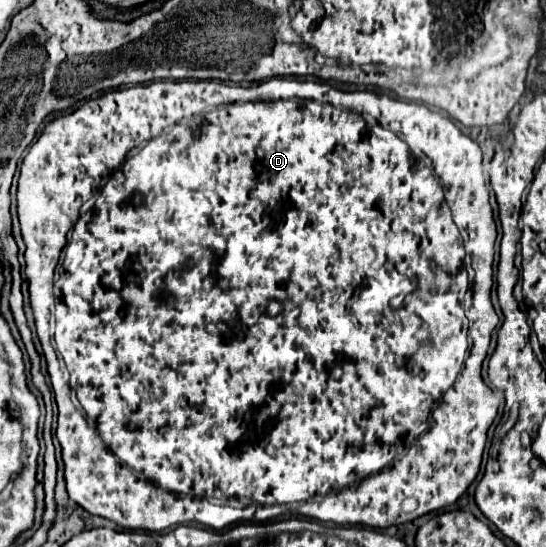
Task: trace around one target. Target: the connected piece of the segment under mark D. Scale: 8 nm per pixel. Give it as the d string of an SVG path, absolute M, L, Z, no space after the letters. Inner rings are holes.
M277 76L277 77L273 77L273 78L271 78L271 79L269 79L269 80L267 80L267 81L265 81L265 82L261 82L261 83L259 83L259 84L256 84L256 85L250 85L250 86L247 86L247 87L245 87L245 86L241 86L241 85L239 85L239 84L233 84L233 85L232 85L232 84L231 84L231 83L225 83L225 82L223 82L223 81L217 81L217 80L211 80L211 79L208 79L208 80L196 80L196 79L182 79L182 80L174 80L174 79L162 79L162 80L157 80L157 81L153 81L153 83L149 83L149 85L135 85L135 87L127 87L127 89L119 89L119 91L107 91L107 93L105 93L105 95L101 95L101 97L97 97L97 99L89 99L89 101L87 101L87 103L83 103L83 105L81 105L81 107L79 107L79 109L77 109L77 111L75 111L75 113L63 113L63 115L57 115L57 117L55 117L55 119L51 119L51 121L49 121L49 123L47 123L47 125L45 125L45 129L43 129L43 133L41 133L41 137L39 137L39 139L37 139L37 141L35 141L35 143L33 143L33 147L31 147L31 149L29 149L29 153L27 153L27 155L25 155L25 159L23 159L23 165L21 165L21 175L19 175L19 189L17 189L17 213L19 213L19 223L21 223L21 233L22 233L22 236L23 236L23 239L24 239L24 242L25 242L25 245L26 245L26 249L25 249L25 254L24 254L24 256L25 256L25 261L27 261L27 269L25 269L25 273L27 273L27 279L29 279L29 295L31 295L31 307L33 307L33 315L35 315L35 327L37 327L37 335L39 335L39 340L40 340L40 342L41 342L41 347L43 347L43 355L45 355L45 359L47 359L47 371L49 371L49 375L51 375L51 381L53 381L53 393L55 393L55 401L57 401L57 407L59 407L59 423L57 423L57 431L55 431L55 435L57 435L57 439L59 439L59 443L61 443L61 449L63 449L63 451L61 451L61 453L63 453L63 461L65 461L65 481L67 481L67 493L69 493L69 497L71 497L71 499L73 499L73 501L75 501L75 503L77 503L77 505L81 505L81 507L83 507L83 509L85 509L85 511L89 511L89 513L91 513L91 515L99 515L99 517L105 517L105 519L109 519L109 521L113 521L113 523L117 523L117 525L119 525L119 527L123 527L123 529L133 529L133 531L165 531L165 529L169 529L169 527L175 527L175 525L187 525L187 523L199 523L199 525L207 525L207 527L211 527L211 529L217 529L217 531L221 531L221 529L225 529L225 527L231 527L231 525L235 525L235 523L261 523L261 521L263 521L263 523L265 523L265 521L271 521L271 519L277 519L277 517L281 517L281 515L303 515L303 517L309 517L309 519L317 519L317 521L321 521L321 523L335 523L335 525L367 525L367 527L377 527L377 529L383 529L383 527L391 527L391 525L399 525L399 523L407 523L407 521L413 521L413 520L414 520L414 519L416 519L416 518L418 518L418 517L419 517L419 515L425 515L425 513L429 513L429 511L435 511L435 509L441 509L441 507L445 507L445 505L449 505L449 503L453 503L453 501L457 501L457 499L459 499L459 497L461 497L461 495L463 495L463 493L465 493L465 489L467 489L467 488L468 488L468 487L469 487L469 485L471 485L471 481L473 481L473 479L475 479L475 477L477 477L477 473L479 473L479 467L481 467L481 457L483 457L483 447L485 447L485 441L487 441L487 431L489 431L489 427L491 427L491 423L493 423L493 419L495 419L495 417L496 417L496 416L497 416L497 407L499 407L499 406L500 406L500 402L501 402L501 392L498 392L498 393L497 393L497 391L493 391L493 389L491 389L491 387L489 387L489 385L487 385L487 383L485 383L485 381L483 381L483 377L481 377L481 363L483 363L483 361L484 361L484 360L485 360L485 358L486 358L486 357L487 357L487 355L488 355L488 350L489 350L489 345L490 345L490 341L491 341L491 333L493 333L493 329L495 329L495 325L497 325L497 323L499 323L499 317L497 317L497 315L495 315L495 311L493 311L493 305L491 305L491 285L493 285L493 281L491 281L491 263L493 263L493 245L495 245L495 239L497 239L497 229L495 229L495 221L493 221L493 209L491 209L491 205L489 205L489 193L487 193L487 187L485 187L485 179L483 179L483 169L481 169L481 149L479 149L479 145L477 145L477 143L475 143L475 141L471 141L471 139L469 139L469 137L467 137L467 135L463 135L463 133L461 133L461 131L459 131L459 128L457 128L457 126L456 126L456 125L455 125L455 123L453 123L453 121L451 121L451 119L449 119L449 117L445 117L445 115L441 115L441 113L435 113L435 111L429 111L429 109L427 109L427 107L425 107L425 105L419 105L419 103L411 103L411 101L399 101L399 99L389 99L389 97L383 97L383 95L379 95L379 94L377 94L377 93L376 93L376 92L374 92L374 91L373 91L373 92L371 92L371 91L349 91L349 92L348 92L348 91L343 91L343 90L340 90L340 89L337 89L337 88L334 88L334 87L333 87L333 86L332 86L332 85L331 85L331 86L330 86L330 84L327 84L327 83L323 83L323 84L321 84L321 83L319 83L319 82L313 82L313 81L309 81L309 80L300 80L300 79L297 79L297 78L283 78L283 77L280 77L280 76ZM95 195L97 195L97 199L95 199L95 205L93 205L93 207L91 207L91 209L89 209L89 211L87 211L87 213L83 213L83 215L81 215L81 205L83 205L83 203L85 203L85 201L89 201L89 199L91 199L91 197L95 197ZM71 227L73 227L73 237L71 237L71 241L69 241L69 245L67 245L67 253L65 253L65 265L61 265L61 271L59 271L59 281L55 281L55 285L53 285L53 283L54 283L54 274L55 274L55 267L57 267L57 265L58 265L58 262L59 262L59 255L61 255L61 249L63 249L63 247L65 247L65 237L67 237L67 231L69 231L69 229L71 229ZM54 333L55 333L55 341L57 341L57 349L59 349L59 353L61 353L61 355L63 355L63 361L65 361L65 365L67 365L67 367L63 367L63 365L61 365L61 357L58 357L58 355L57 355L57 349L56 349L56 347L55 347L55 344L54 344L54 342L53 342L53 341L54 341ZM71 389L73 389L73 391L75 391L75 395L77 395L77 401L79 401L79 403L81 403L81 405L77 405L77 403L75 403L75 401L73 401L73 399L71 399ZM231 499L233 499L233 501L239 501L239 503L241 503L241 505L243 505L243 507L245 507L245 505L249 505L249 507L247 507L247 509L231 509Z

